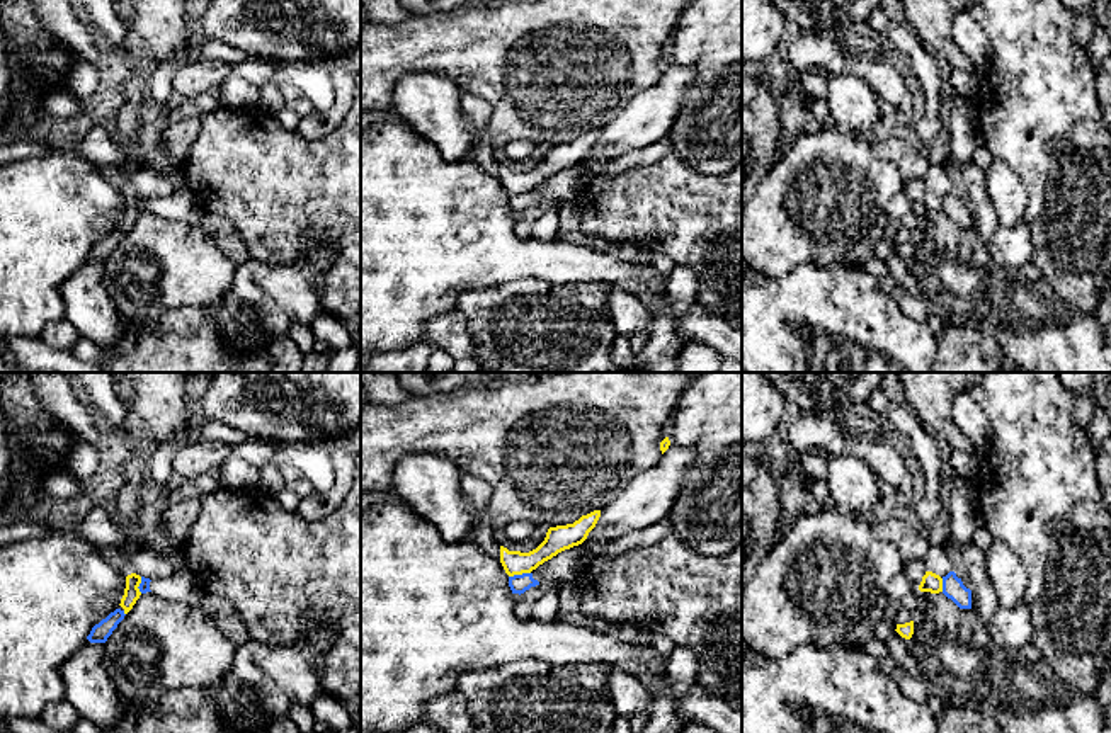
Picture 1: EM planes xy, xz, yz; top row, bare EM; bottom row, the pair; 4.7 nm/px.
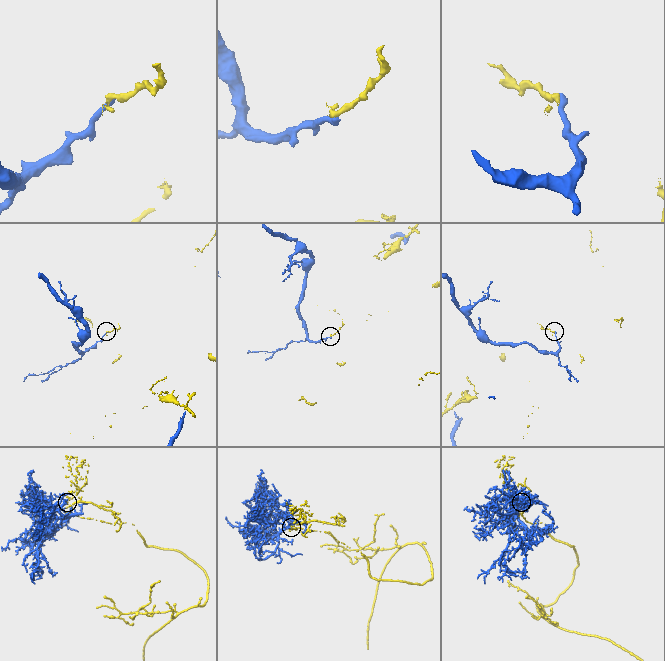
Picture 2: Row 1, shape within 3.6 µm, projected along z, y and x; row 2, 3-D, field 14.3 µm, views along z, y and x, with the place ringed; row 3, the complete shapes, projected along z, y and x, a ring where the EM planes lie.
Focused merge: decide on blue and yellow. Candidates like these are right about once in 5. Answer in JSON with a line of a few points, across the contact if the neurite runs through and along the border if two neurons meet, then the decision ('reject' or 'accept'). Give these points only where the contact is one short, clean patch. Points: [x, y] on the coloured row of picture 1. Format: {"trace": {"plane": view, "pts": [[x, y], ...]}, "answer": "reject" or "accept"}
{"trace": {"plane": "xz", "pts": [[529, 572], [509, 577]]}, "answer": "reject"}

